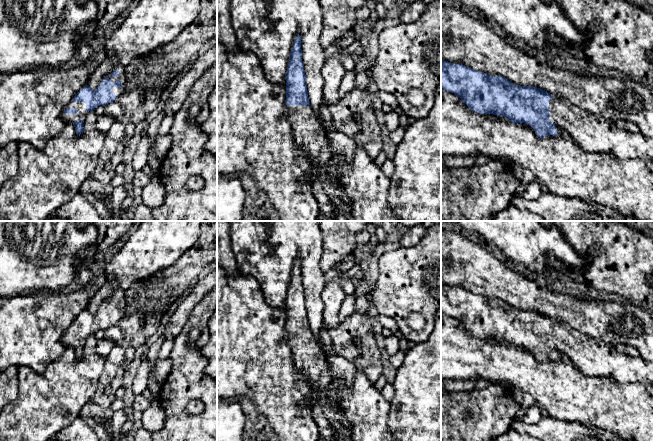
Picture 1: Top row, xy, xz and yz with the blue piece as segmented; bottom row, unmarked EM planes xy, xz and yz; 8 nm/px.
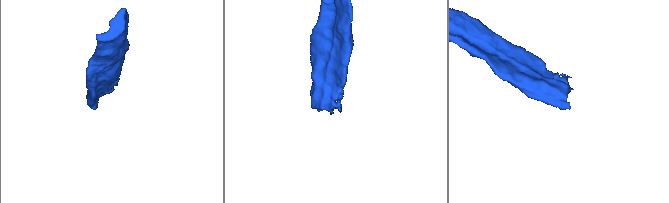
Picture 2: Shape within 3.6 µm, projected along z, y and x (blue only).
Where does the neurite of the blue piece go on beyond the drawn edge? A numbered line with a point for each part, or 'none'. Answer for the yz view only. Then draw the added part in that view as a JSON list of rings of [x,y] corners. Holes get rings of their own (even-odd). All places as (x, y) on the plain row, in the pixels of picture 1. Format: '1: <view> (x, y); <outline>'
1: yz (594, 357); [[[552,320],[548,332],[549,344],[555,347],[557,356],[567,356],[585,375],[608,377],[620,383],[644,382],[653,390],[653,362],[645,362],[640,356],[628,357],[619,353],[615,346],[588,337],[557,320]]]

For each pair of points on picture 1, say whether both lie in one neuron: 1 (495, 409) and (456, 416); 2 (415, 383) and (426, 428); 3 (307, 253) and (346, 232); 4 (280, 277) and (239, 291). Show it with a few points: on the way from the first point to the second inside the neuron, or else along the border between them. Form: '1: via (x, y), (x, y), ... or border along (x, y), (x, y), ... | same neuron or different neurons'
1: via (485, 417), (466, 418) | same neuron
2: via (426, 394), (426, 417) | same neuron
3: border along (320, 231), (322, 236), (321, 268) | different neurons
4: border along (239, 271), (257, 281), (264, 299), (270, 305) | different neurons

